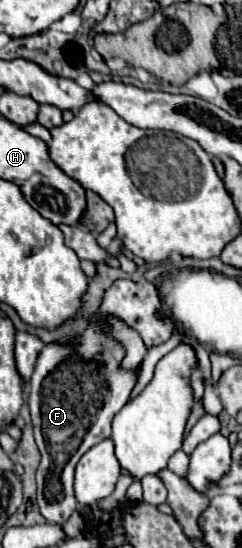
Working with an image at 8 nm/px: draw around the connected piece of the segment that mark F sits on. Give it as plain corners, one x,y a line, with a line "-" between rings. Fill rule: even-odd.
89,323
79,345
45,345
37,357
31,377
29,409
33,421
35,443
41,453
37,469
37,507
51,525
63,525
73,511
77,499
73,495
73,471
77,461
93,445
111,437
111,419
127,403
137,381
135,371
119,369
123,349
105,335
105,327

